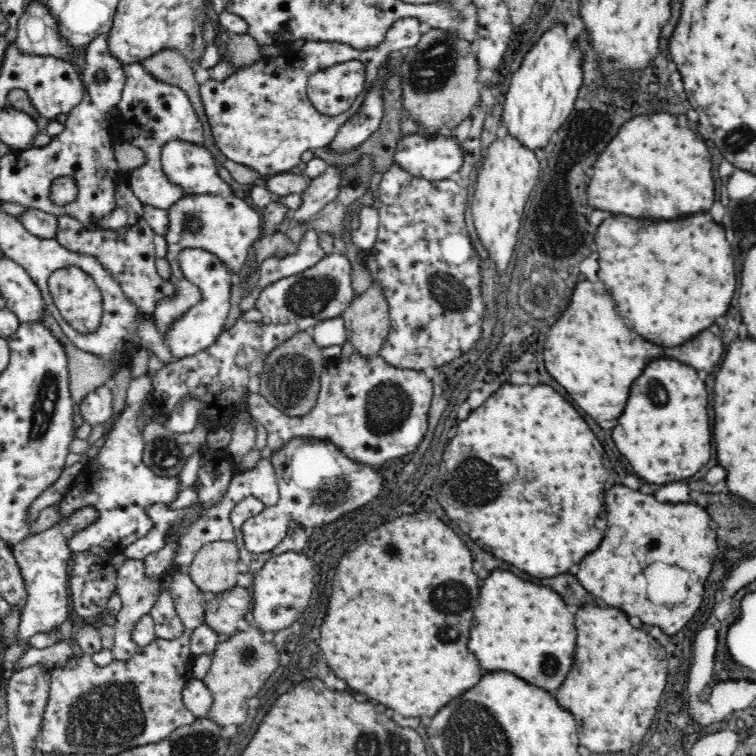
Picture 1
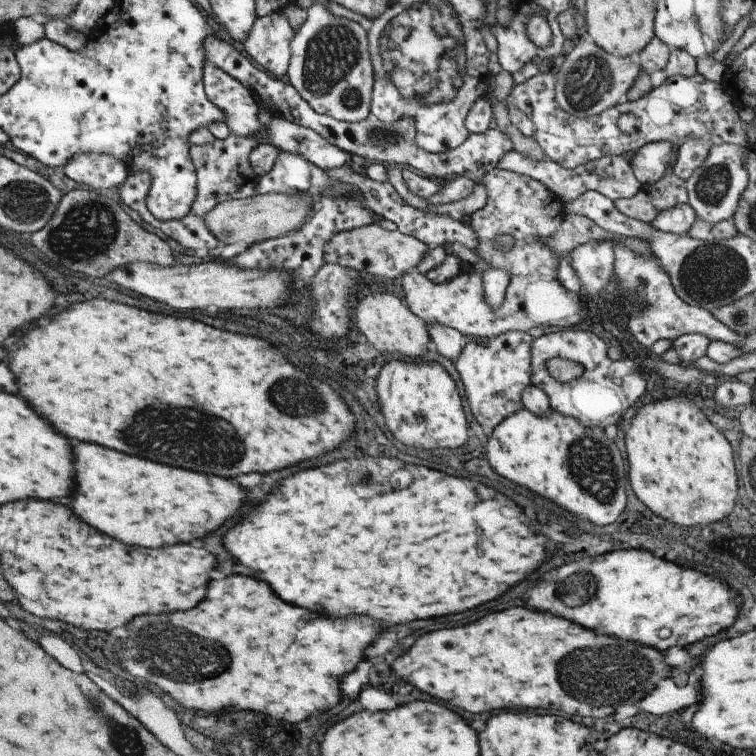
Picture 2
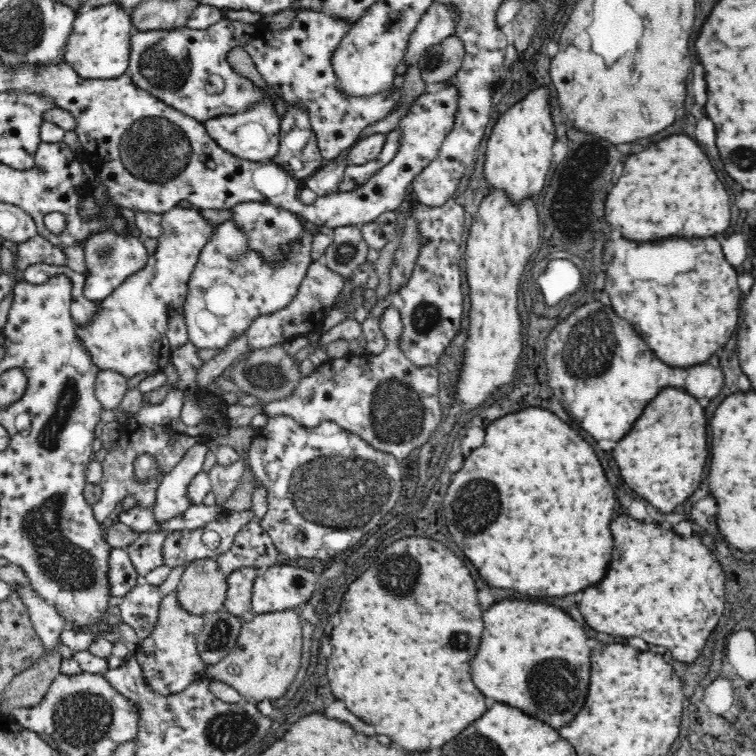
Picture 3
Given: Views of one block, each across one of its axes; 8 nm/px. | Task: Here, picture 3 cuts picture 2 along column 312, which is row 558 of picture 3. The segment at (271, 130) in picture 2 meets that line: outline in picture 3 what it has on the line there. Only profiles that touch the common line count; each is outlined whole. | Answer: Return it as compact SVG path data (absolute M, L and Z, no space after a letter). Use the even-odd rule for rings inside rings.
M144 532L140 538L126 548L134 568L138 570L138 586L148 584L146 574L156 570L158 566L164 566L164 556L162 556L162 544L168 532Z

